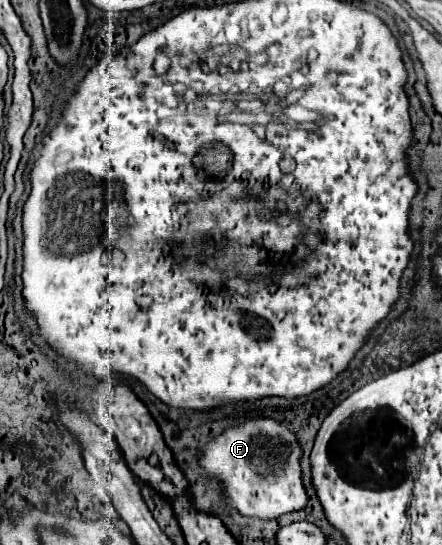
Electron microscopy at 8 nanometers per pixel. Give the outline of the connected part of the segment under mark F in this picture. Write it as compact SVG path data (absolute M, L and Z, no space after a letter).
M262 417L230 427L224 435L206 443L200 449L200 469L202 475L220 477L226 487L226 499L244 515L274 519L288 511L304 509L308 503L308 495L302 485L300 457L302 451L294 433L290 433L286 425L276 423L272 417Z

